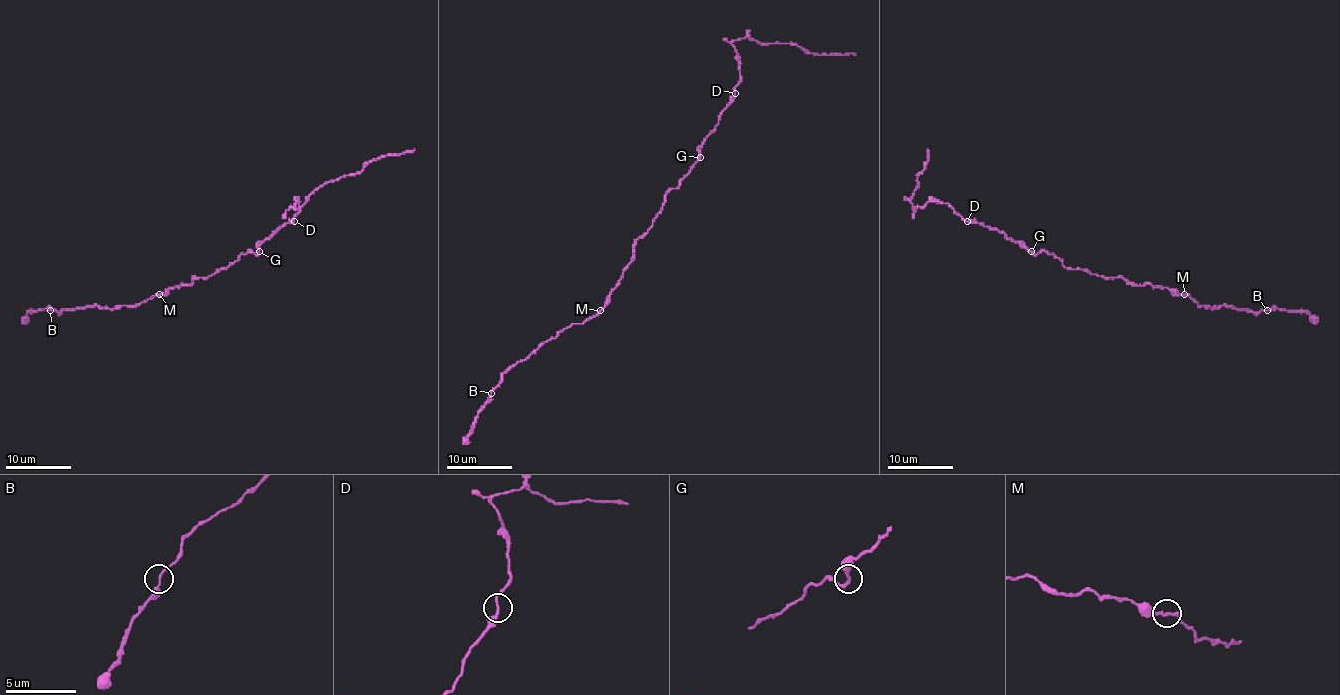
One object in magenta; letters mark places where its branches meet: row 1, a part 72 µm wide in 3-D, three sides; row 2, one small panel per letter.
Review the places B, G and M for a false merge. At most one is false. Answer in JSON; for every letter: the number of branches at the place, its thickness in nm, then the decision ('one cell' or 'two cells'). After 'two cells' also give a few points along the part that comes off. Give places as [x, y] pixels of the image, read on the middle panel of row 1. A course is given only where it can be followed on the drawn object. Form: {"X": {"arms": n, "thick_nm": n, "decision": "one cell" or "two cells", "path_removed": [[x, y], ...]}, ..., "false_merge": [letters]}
{"B": {"arms": 2, "thick_nm": 160, "decision": "one cell"}, "G": {"arms": 2, "thick_nm": 200, "decision": "one cell"}, "M": {"arms": 2, "thick_nm": 180, "decision": "one cell"}, "false_merge": []}

